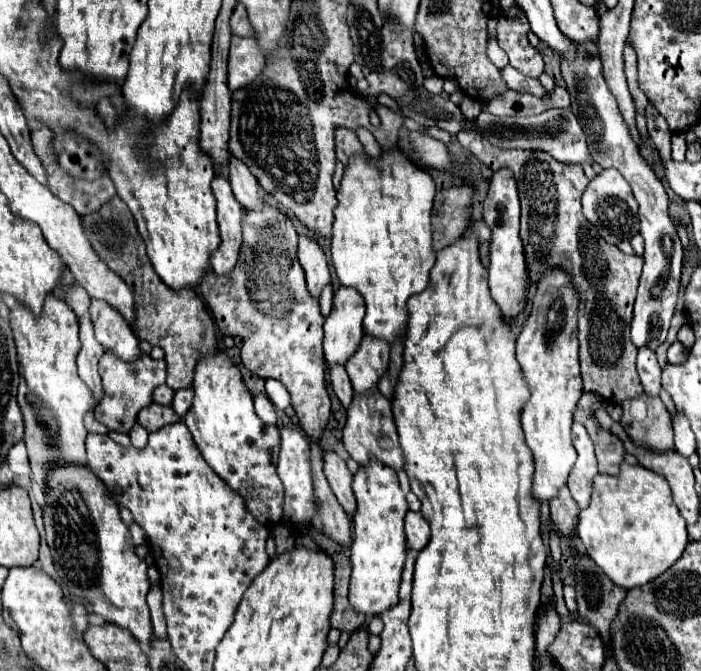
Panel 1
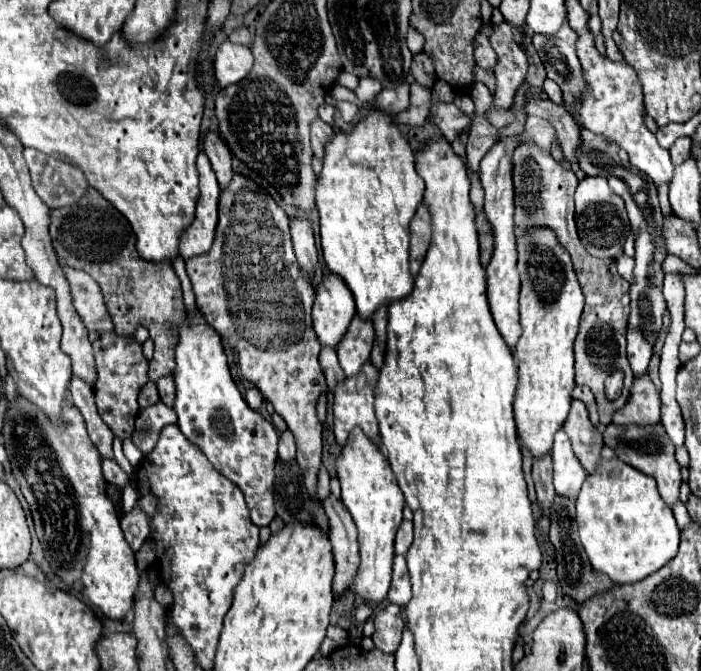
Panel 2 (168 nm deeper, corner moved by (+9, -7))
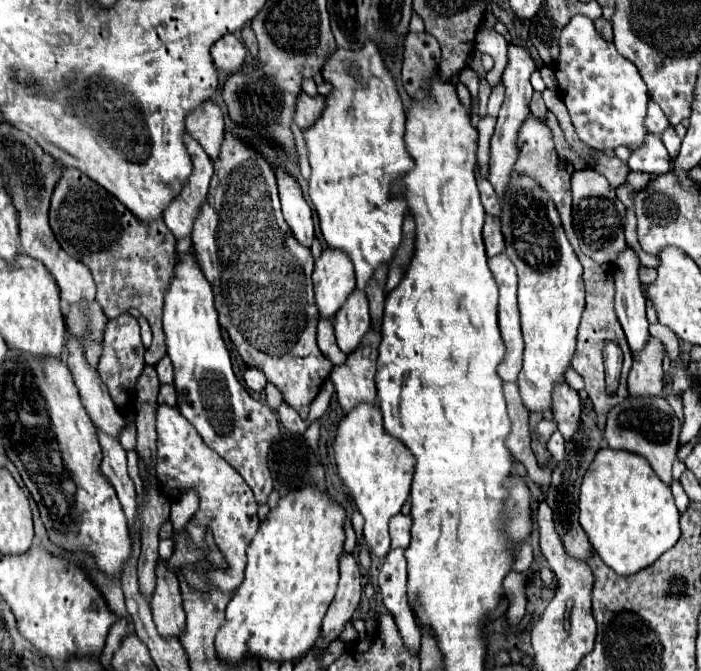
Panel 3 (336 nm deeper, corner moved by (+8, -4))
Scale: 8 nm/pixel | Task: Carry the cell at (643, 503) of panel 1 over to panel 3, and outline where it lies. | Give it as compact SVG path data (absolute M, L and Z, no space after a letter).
M602 448L584 474L578 508L590 544L604 564L622 576L654 564L680 538L678 508L670 486L658 480L646 458L634 452Z

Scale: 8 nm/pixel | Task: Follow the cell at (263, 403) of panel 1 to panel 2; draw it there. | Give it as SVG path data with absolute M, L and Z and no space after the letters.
M253 387L253 389L249 389L249 391L245 393L245 401L247 401L247 405L249 405L253 411L259 411L261 405L263 405L263 395Z

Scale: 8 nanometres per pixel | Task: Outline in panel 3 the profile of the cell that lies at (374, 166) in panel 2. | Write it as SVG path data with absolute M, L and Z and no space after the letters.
M370 40L360 50L336 48L322 66L322 76L332 84L332 92L326 96L326 106L322 108L320 118L306 130L302 130L308 162L310 162L310 180L308 194L318 214L320 230L330 248L344 250L356 270L358 288L366 288L366 282L372 278L372 272L382 264L390 262L400 238L402 238L402 220L408 210L402 198L390 198L392 184L402 178L412 166L412 158L404 146L404 106L396 90L394 78L388 72L378 46Z

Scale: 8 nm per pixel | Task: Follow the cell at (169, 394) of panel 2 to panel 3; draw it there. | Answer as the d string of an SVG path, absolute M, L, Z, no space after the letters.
M164 356L164 358L156 364L156 372L158 372L158 378L160 378L162 384L174 382L174 378L172 378L172 362L170 362L168 356Z

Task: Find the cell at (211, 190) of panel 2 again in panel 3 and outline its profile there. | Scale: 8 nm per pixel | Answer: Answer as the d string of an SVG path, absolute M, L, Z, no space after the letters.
M184 134L184 146L192 158L192 174L188 176L188 182L182 186L180 194L170 202L170 206L164 210L162 220L164 224L172 230L176 238L190 236L194 218L206 200L208 194L208 184L212 178L212 160L204 152L204 148L190 136Z

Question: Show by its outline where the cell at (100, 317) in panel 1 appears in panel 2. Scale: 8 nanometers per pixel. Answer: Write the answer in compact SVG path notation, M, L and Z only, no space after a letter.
M65 267L63 271L65 271L71 291L73 291L73 305L77 309L79 317L83 319L85 327L89 331L97 331L97 333L113 331L113 321L105 309L105 301L103 301L97 281L91 275L71 269L71 267Z

